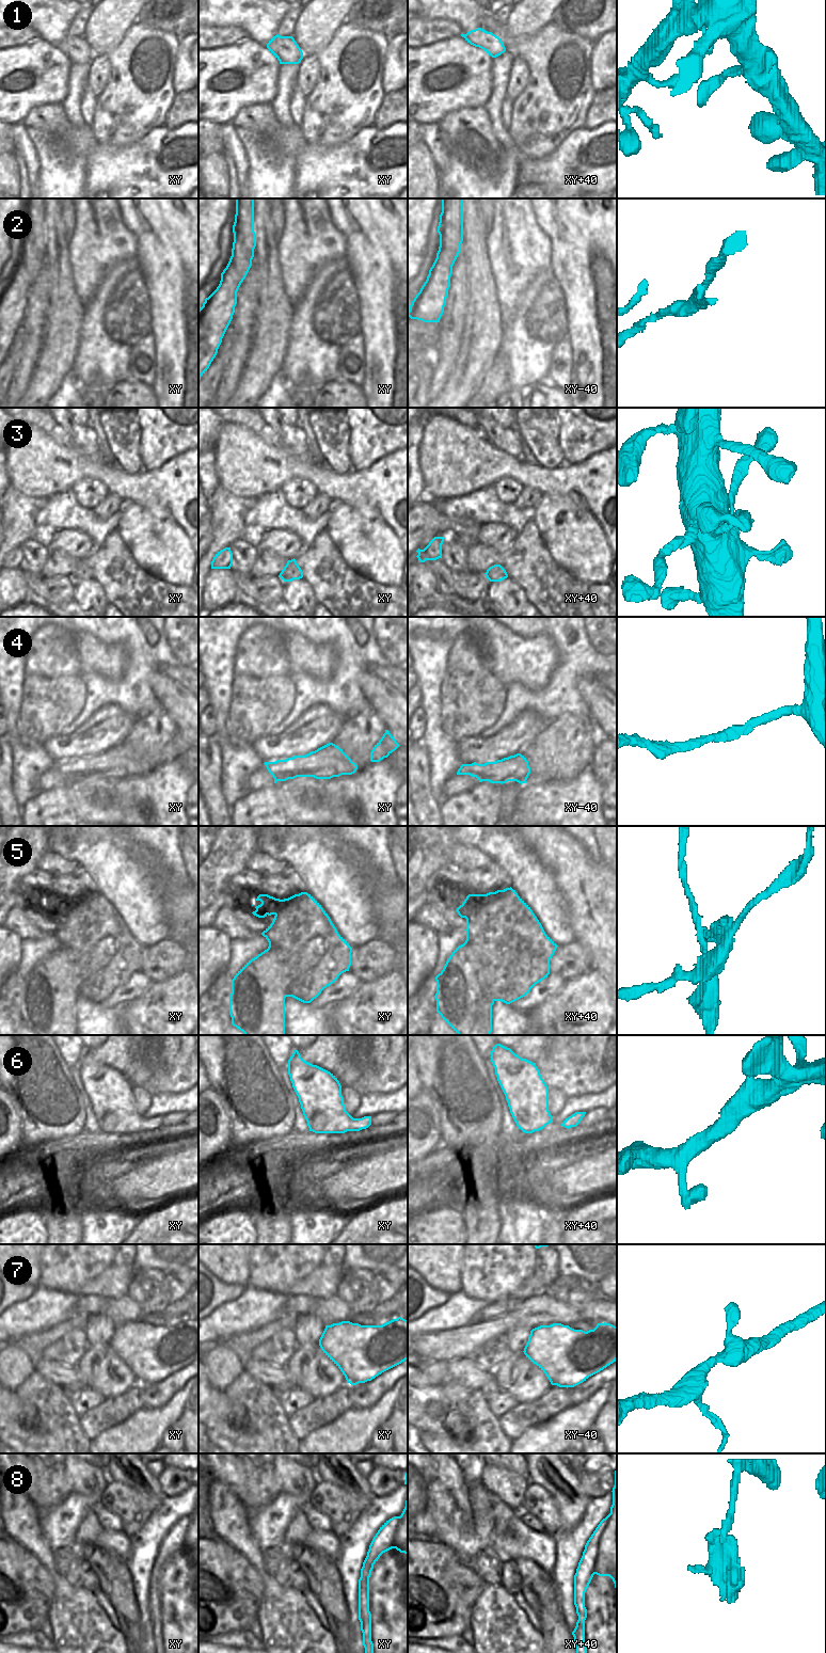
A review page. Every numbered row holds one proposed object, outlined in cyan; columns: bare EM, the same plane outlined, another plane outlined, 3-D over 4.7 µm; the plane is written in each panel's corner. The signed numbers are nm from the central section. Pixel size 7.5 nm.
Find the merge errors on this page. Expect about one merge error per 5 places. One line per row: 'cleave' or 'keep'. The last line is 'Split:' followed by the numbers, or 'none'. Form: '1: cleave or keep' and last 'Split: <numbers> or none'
1: keep
2: cleave
3: keep
4: keep
5: cleave
6: keep
7: keep
8: keep
Split: 2, 5

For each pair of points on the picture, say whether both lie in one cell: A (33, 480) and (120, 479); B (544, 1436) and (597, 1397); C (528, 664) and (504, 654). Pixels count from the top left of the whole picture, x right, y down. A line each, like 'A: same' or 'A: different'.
A: same
B: same
C: same

